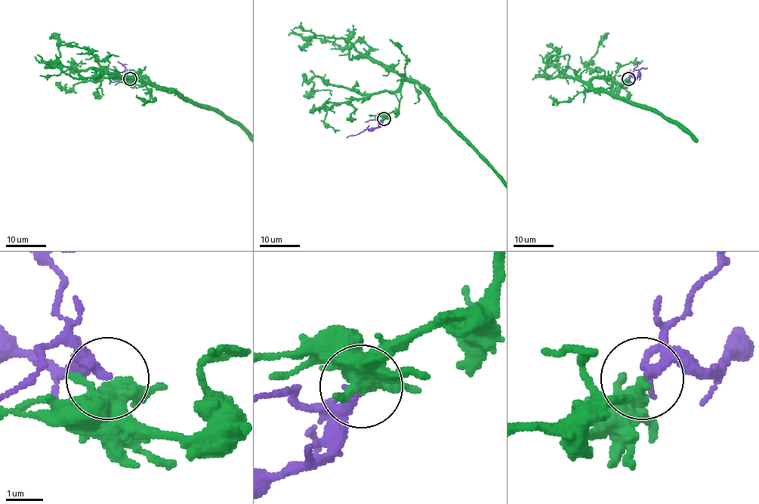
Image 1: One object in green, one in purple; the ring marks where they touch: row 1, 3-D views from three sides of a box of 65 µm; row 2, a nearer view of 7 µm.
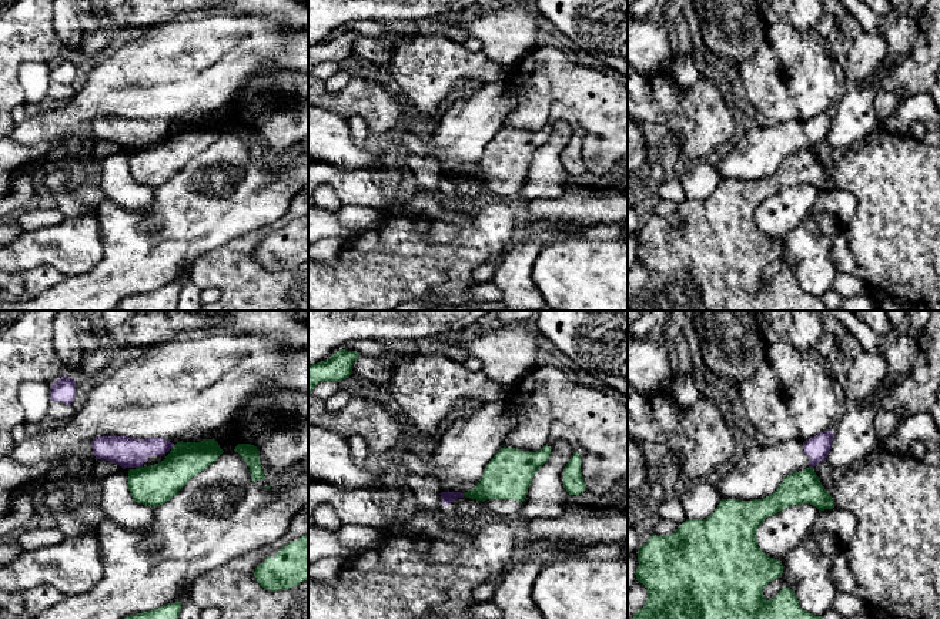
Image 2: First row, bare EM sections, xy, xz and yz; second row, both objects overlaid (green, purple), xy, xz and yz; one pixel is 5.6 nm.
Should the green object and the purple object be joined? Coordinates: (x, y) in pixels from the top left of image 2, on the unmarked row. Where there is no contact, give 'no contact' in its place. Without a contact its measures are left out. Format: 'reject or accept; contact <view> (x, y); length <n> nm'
reject; contact xy (139, 149); length 40 nm

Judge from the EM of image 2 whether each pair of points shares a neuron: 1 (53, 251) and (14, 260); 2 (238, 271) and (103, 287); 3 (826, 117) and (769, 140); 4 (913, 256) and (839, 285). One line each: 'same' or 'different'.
1: same
2: different
3: same
4: different

